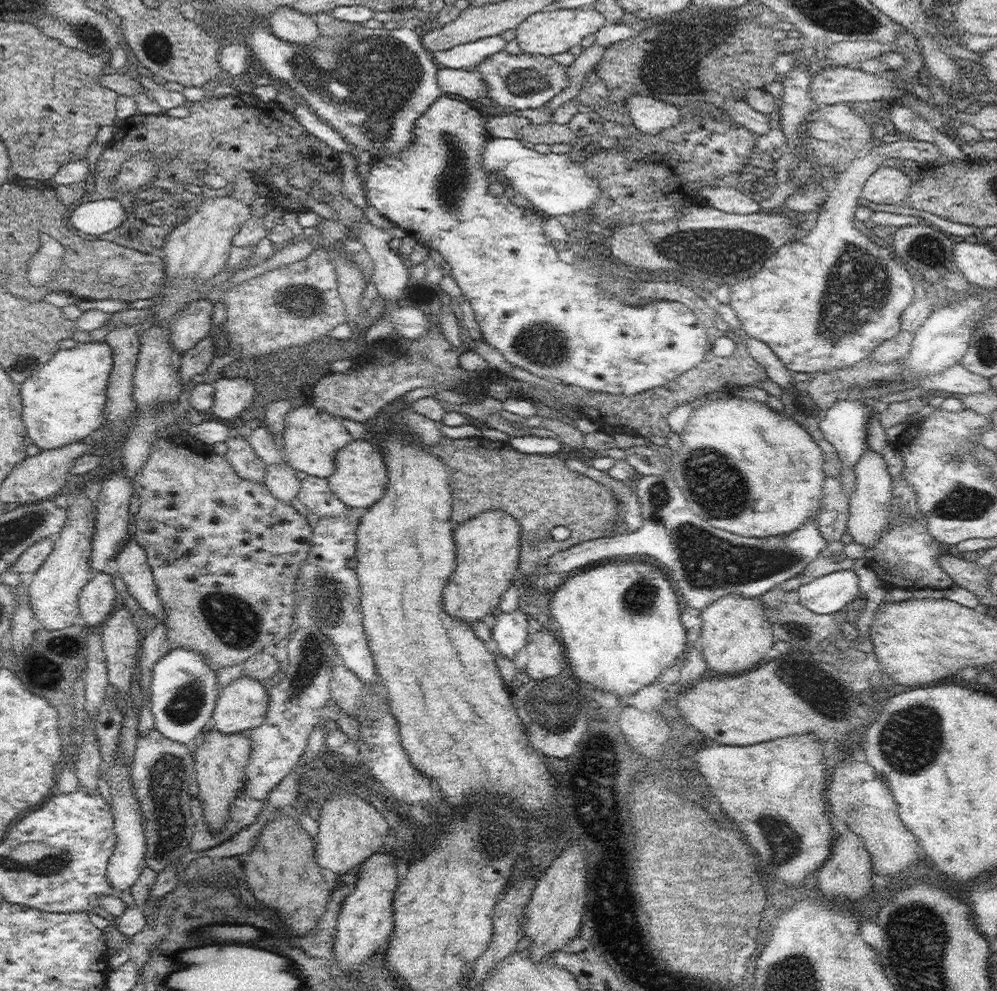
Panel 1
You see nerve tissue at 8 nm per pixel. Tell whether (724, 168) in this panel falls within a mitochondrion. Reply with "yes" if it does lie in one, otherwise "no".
no

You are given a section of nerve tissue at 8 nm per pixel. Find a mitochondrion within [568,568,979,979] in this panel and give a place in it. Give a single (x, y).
(909, 741)

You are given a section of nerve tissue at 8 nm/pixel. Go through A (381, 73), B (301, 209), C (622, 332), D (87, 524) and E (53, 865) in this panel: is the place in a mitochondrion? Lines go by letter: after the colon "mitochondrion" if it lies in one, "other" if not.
A: mitochondrion
B: other
C: other
D: other
E: mitochondrion

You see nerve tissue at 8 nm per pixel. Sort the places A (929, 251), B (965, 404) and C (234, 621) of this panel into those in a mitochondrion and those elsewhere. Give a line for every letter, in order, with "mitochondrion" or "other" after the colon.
A: mitochondrion
B: other
C: mitochondrion

